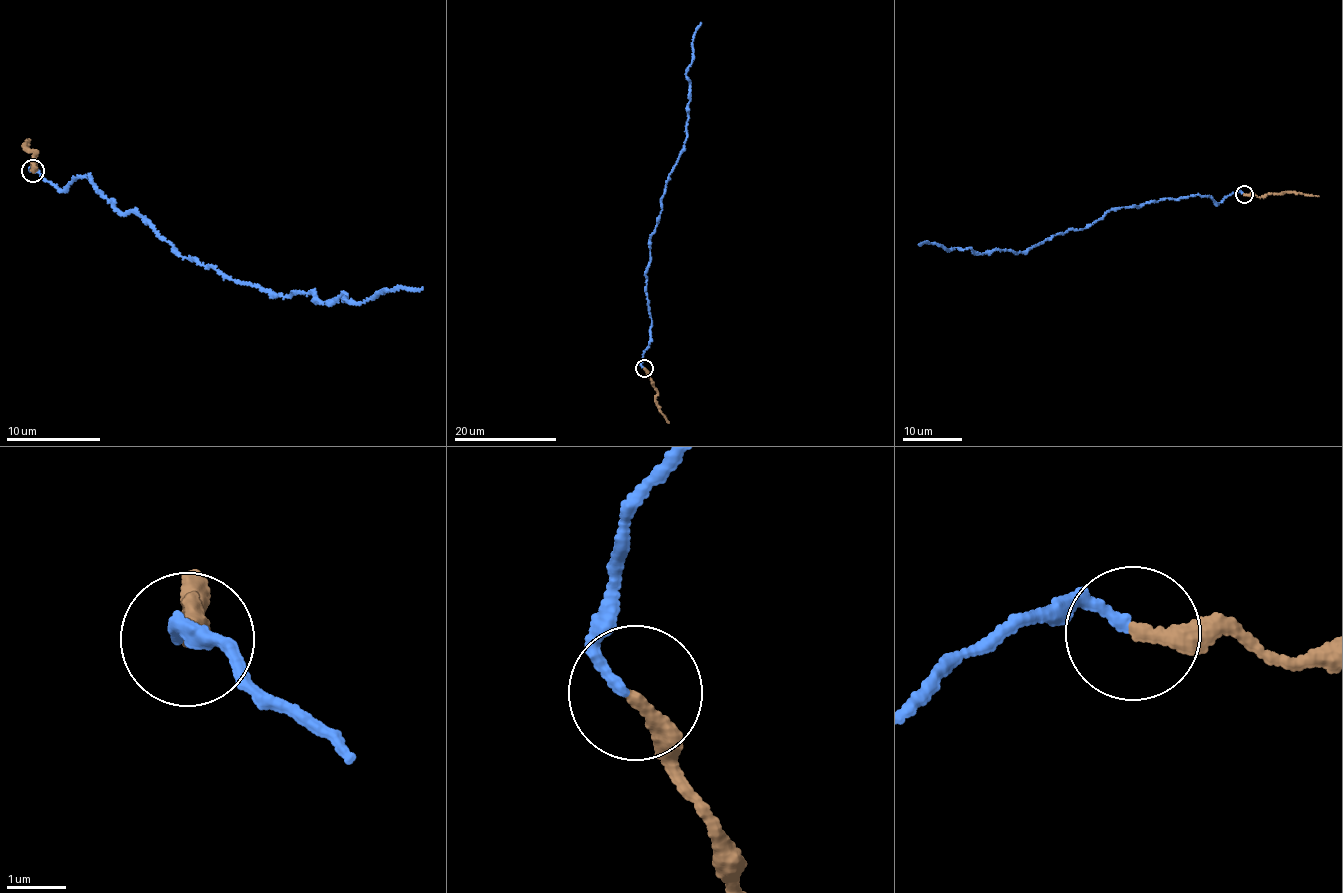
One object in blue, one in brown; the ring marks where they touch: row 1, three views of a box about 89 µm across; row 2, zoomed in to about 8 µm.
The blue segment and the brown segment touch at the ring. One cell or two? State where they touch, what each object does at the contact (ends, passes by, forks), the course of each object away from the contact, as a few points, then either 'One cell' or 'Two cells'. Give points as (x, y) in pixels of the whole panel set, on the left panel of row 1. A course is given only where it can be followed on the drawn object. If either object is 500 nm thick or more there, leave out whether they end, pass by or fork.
Place: (32, 170). At the ring blue ends. At the ring brown ends. Course of blue: (31, 170), (58, 189), (86, 175), (181, 256), (284, 297), (310, 292), (330, 305), (343, 293), (422, 287). Course of brown: (33, 170), (33, 165), (35, 167), (31, 165), (36, 154), (23, 145), (29, 139). One cell

